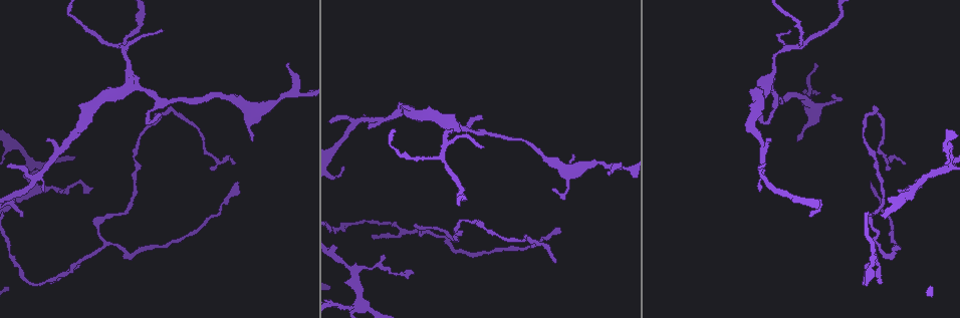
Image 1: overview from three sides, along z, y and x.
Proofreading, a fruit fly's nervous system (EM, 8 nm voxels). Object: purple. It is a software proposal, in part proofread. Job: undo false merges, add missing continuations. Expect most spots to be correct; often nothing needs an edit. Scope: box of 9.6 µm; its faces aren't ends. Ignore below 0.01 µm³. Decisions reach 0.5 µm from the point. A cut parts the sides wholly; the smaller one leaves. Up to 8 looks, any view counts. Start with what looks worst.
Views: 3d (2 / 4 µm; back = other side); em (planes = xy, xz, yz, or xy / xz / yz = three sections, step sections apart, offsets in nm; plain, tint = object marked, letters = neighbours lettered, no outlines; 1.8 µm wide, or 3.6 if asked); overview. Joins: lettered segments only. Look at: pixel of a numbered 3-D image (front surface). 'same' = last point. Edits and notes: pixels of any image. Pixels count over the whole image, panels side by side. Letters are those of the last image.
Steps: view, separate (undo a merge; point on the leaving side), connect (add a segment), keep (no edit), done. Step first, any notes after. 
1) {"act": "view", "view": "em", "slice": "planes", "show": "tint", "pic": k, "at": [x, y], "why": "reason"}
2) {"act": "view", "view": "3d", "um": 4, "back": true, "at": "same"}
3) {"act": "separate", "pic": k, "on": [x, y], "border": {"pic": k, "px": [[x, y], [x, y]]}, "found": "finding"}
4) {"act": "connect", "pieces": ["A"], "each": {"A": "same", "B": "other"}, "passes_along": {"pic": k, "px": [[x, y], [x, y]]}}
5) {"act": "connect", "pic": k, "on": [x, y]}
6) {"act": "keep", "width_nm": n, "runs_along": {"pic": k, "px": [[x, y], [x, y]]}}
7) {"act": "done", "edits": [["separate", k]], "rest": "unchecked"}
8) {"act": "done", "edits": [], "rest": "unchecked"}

{"act": "view", "view": "3d", "um": 2, "pic": 1, "at": [904, 161]}

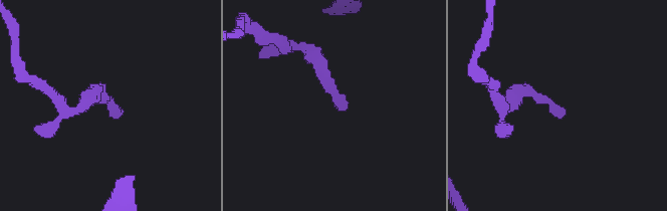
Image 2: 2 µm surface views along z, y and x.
{"act": "view", "view": "em", "slice": "planes", "show": "letters", "pic": 2, "at": [562, 109], "why": "need the tissue"}

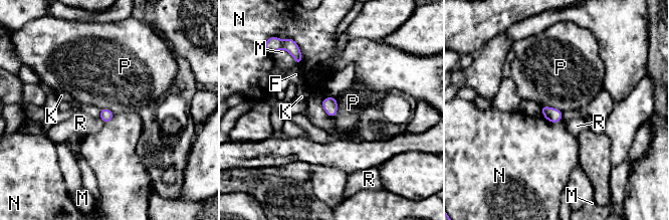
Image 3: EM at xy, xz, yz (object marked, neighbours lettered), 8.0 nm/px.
{"act": "keep", "each": {"F": "other", "K": "other", "M": "other", "N": "other", "P": "other", "R": "other"}, "border": {"pic": 3, "px": [[335, 97], [337, 113], [330, 117]]}, "found": "none of them fits"}

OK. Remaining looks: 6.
{"act": "view", "view": "em", "um": 3.6, "slice": "yz", "step": 8, "show": "letters", "pic": 1, "at": [23, 211], "why": "an open end"}

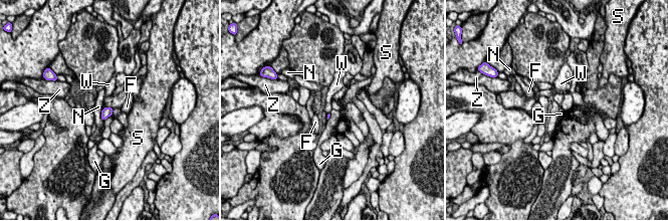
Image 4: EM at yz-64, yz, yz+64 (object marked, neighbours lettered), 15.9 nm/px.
{"act": "view", "view": "em", "um": 3.6, "slice": "planes", "show": "letters", "at": "same", "why": "another direction"}

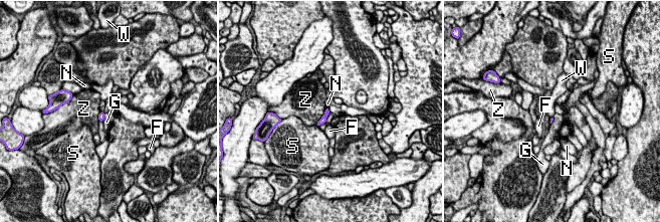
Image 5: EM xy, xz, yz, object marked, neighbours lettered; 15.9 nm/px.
{"act": "keep", "each": {"F": "other", "G": "other", "N": "other", "S": "other", "W": "other", "Z": "other"}, "border": {"pic": 5, "px": [[327, 107], [330, 112]]}, "found": "no lettered segment goes on from it"}

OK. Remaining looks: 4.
{"act": "view", "view": "3d", "um": 2, "pic": 1, "at": [611, 171], "why": "thin end"}

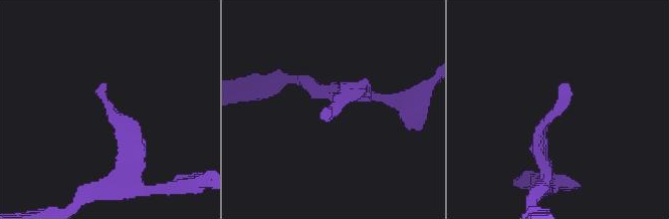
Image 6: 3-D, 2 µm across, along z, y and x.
{"act": "view", "view": "em", "slice": "yz", "step": 4, "show": "tint", "pic": 6, "at": [565, 83], "why": "now the EM"}

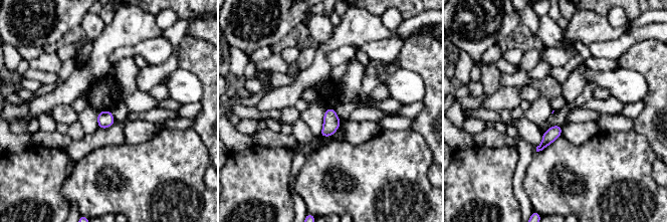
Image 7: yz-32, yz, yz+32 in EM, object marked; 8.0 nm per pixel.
{"act": "view", "view": "em", "slice": "planes", "show": "letters", "at": "same", "why": "cut it another way"}

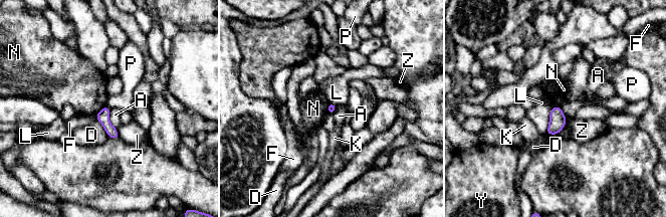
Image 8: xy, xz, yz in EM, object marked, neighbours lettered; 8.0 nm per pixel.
{"act": "keep", "each": {"A": "other", "D": "other", "F": "other", "K": "other", "L": "other", "N": "other", "P": "other", "Y": "other", "Z": "other"}, "border": {"pic": 8, "px": [[553, 105], [560, 106]]}, "found": "none of them fits"}

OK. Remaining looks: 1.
{"act": "view", "view": "em", "slice": "planes", "show": "letters", "pic": 1, "at": [946, 147], "why": "abrupt turn"}

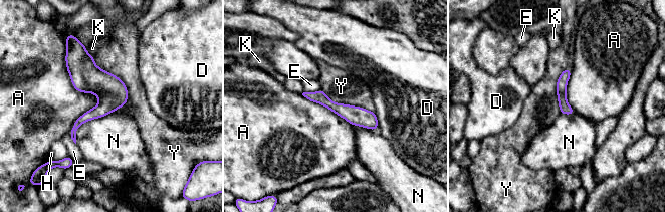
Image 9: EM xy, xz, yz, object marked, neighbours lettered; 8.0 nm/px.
{"act": "keep", "each": {"A": "other", "D": "other", "E": "other", "H": "other", "K": "other", "N": "other", "Y": "other"}, "border": {"pic": 9, "px": [[93, 56], [126, 86], [116, 111]]}, "found": "continuous, no second neuron"}

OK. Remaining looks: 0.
{"act": "done", "edits": [], "rest": "unchecked"}

